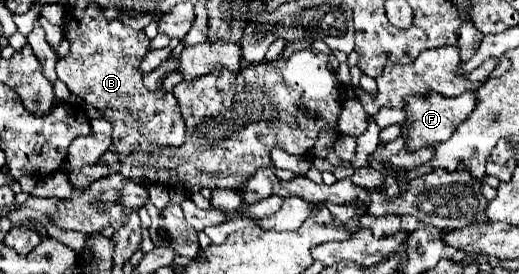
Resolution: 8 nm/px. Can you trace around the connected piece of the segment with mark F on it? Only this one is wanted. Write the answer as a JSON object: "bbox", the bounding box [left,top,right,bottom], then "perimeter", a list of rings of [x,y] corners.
{"bbox":[401,91,475,151],"perimeter":[[[467,91],[457,97],[443,97],[439,93],[409,97],[407,103],[403,105],[403,109],[407,113],[407,121],[401,123],[401,135],[405,139],[405,149],[417,151],[417,149],[431,145],[435,141],[445,141],[447,137],[451,137],[453,127],[459,125],[459,121],[465,121],[465,117],[469,117],[473,107],[475,107],[475,93],[473,91]]]}

